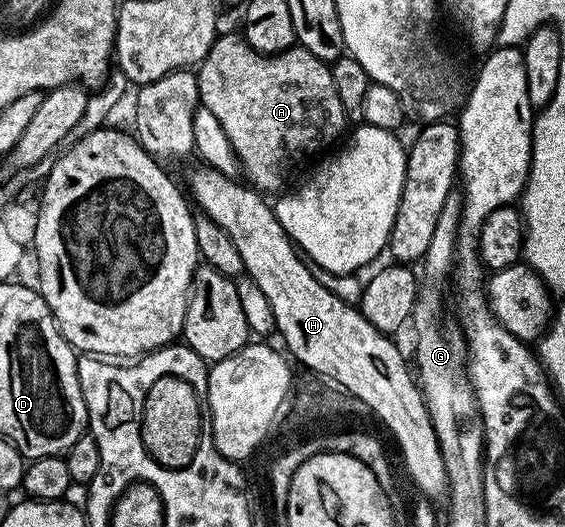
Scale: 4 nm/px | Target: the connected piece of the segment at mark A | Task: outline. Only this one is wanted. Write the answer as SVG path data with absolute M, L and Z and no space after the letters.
M220 33L210 53L198 64L196 79L200 82L200 106L218 117L239 166L248 174L247 182L261 193L279 192L288 179L288 171L326 150L340 134L345 134L346 120L338 89L334 89L332 68L302 46L290 46L277 55L263 55L244 40L243 34Z

